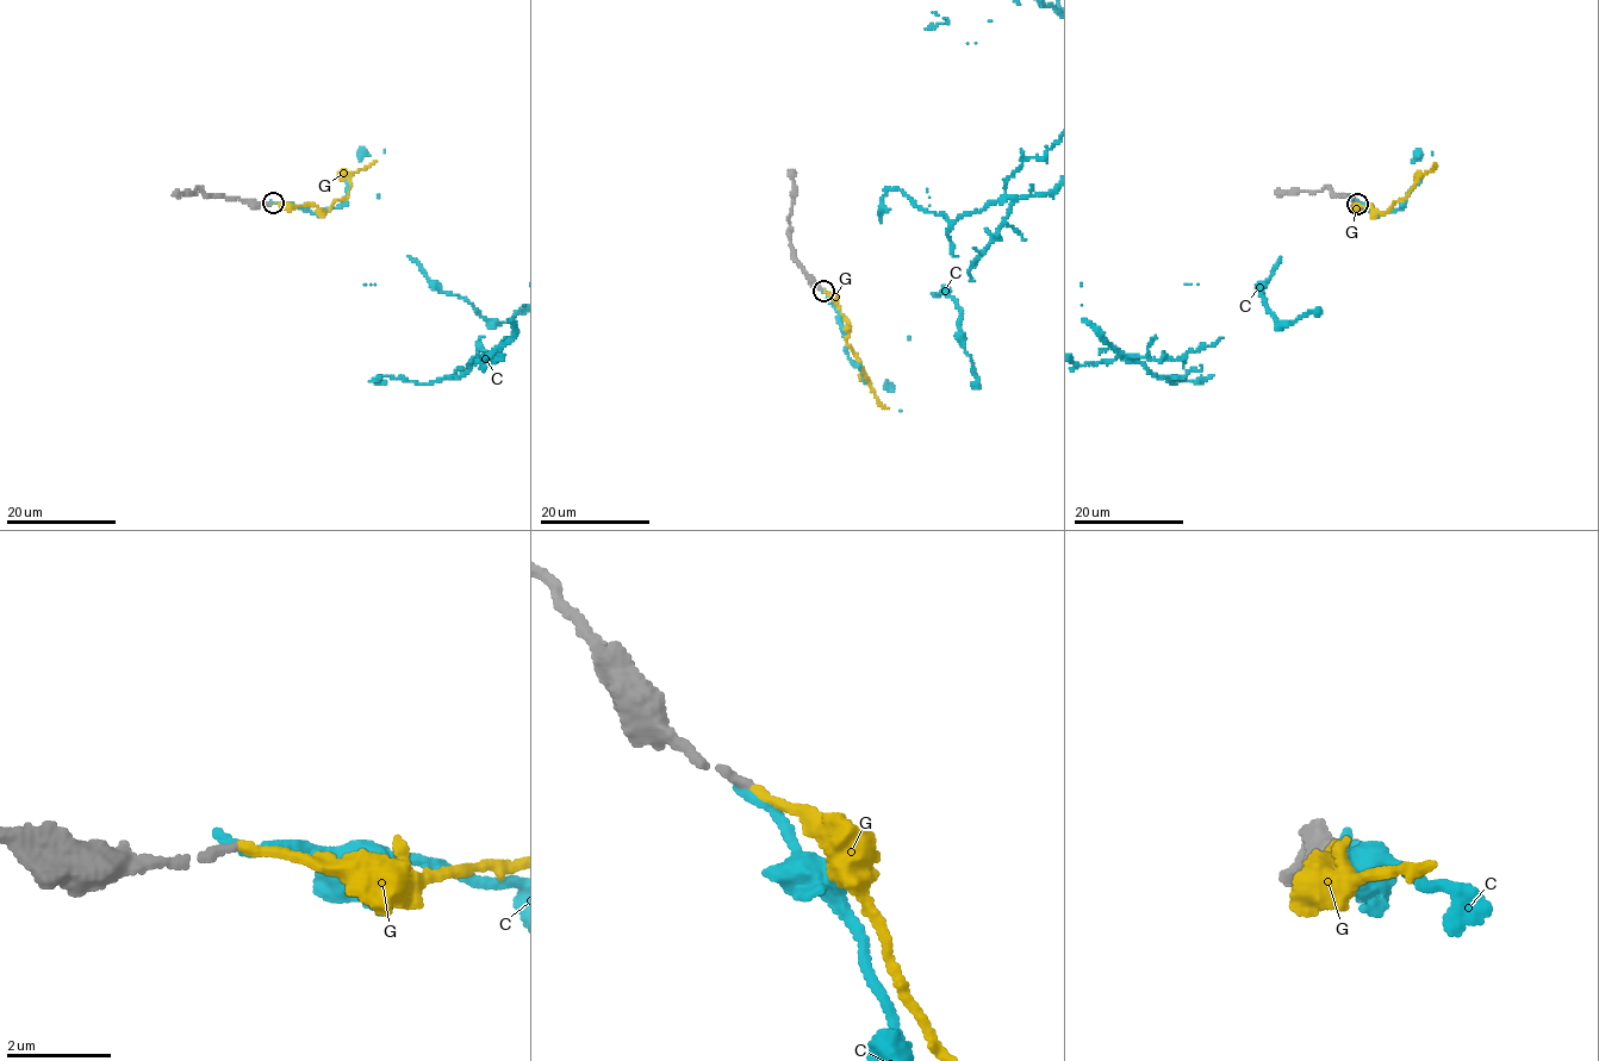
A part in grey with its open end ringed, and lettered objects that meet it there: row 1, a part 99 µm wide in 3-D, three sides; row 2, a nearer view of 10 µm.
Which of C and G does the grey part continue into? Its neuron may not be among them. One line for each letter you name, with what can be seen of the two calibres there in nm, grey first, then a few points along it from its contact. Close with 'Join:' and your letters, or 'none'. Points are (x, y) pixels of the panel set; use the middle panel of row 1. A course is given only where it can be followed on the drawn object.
G: 150/150 nm | via (823, 289), (832, 295), (847, 323), (846, 342), (856, 354), (877, 401), (889, 409)
Join: G

